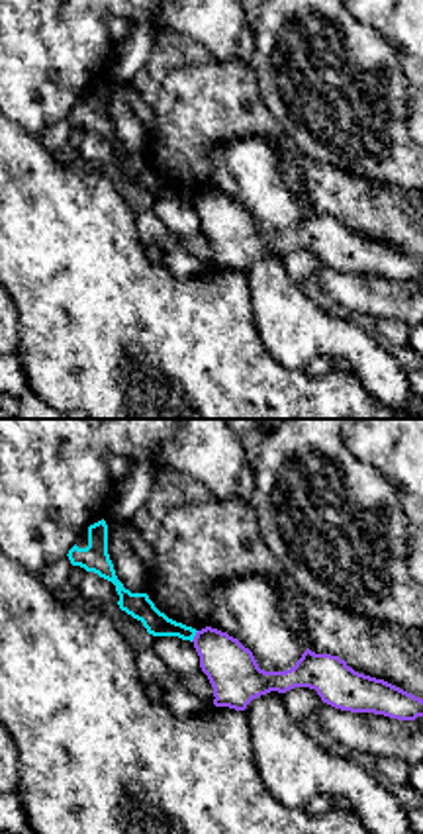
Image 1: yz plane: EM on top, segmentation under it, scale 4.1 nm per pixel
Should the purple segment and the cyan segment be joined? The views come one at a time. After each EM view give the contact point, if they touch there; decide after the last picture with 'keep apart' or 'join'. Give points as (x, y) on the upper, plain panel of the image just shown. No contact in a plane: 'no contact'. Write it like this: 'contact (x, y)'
contact (194, 198)

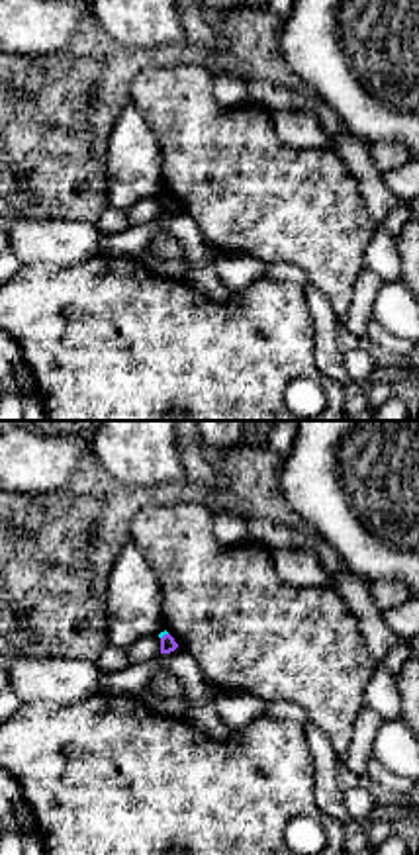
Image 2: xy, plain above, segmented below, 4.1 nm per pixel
contact (163, 198)

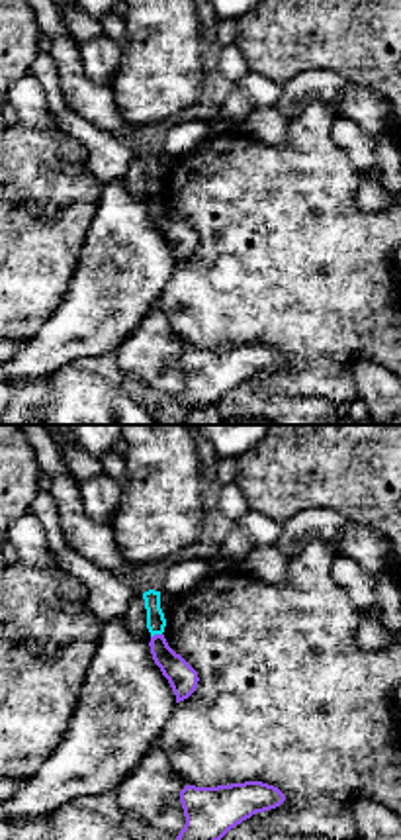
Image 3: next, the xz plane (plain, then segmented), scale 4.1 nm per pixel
contact (155, 196)

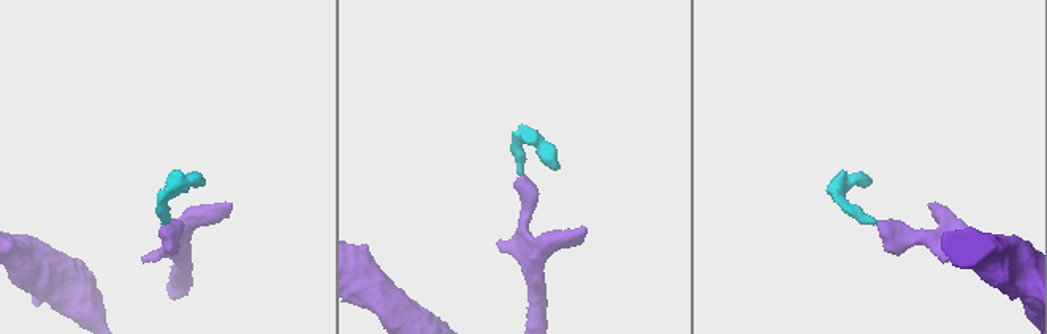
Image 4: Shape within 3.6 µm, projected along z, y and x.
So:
keep apart

